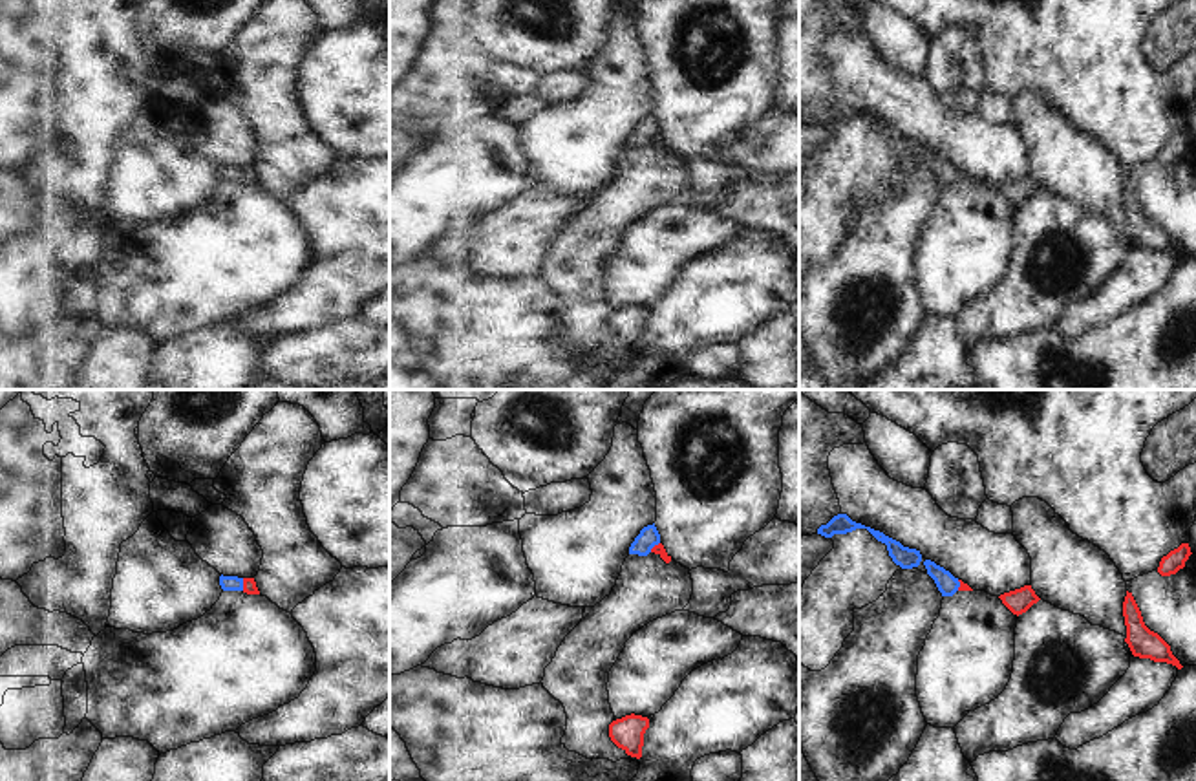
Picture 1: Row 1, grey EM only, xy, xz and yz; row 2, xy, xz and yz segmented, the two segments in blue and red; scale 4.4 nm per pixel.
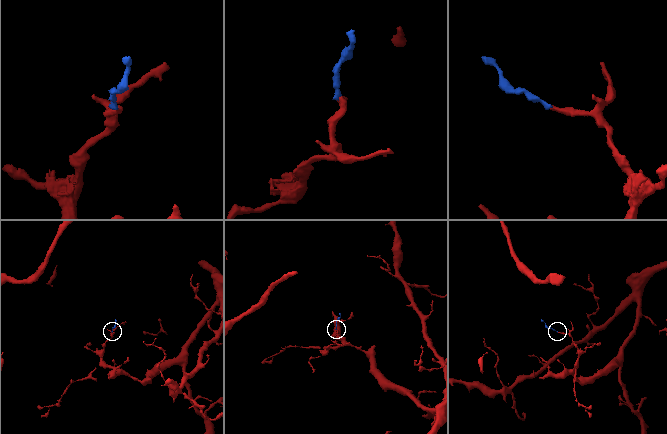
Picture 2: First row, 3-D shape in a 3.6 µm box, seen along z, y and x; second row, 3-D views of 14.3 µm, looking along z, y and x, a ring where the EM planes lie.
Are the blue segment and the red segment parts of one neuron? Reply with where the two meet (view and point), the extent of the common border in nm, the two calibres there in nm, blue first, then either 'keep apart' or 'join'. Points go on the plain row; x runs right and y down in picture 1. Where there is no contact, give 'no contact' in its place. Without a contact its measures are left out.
meets blue in xy at (242, 174); contact 60 nm long; 60 nm thick on the blue side, 60 nm on the other; join

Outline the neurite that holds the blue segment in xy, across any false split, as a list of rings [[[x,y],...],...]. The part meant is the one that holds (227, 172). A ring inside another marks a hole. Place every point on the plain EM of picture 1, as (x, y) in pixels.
[[[219,166],[223,181],[243,181],[247,185],[260,185],[254,168]]]

